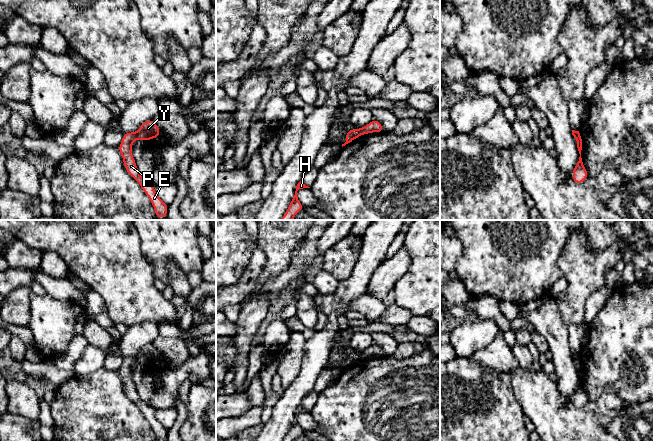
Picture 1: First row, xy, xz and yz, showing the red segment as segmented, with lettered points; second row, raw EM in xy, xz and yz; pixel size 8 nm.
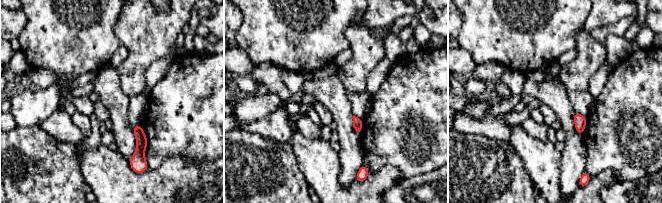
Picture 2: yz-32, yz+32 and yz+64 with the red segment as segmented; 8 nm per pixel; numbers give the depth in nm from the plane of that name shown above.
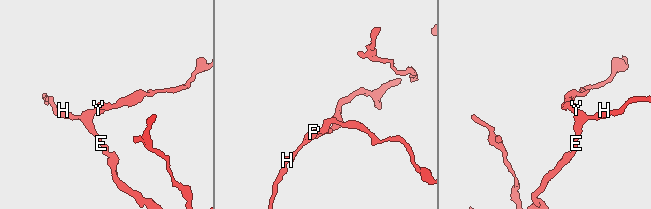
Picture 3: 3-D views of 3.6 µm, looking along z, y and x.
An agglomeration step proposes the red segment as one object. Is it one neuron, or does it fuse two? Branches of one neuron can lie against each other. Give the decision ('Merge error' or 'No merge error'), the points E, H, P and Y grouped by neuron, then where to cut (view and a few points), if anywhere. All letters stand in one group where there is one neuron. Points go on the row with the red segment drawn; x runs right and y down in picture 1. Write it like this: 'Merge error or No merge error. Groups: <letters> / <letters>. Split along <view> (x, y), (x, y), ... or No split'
Merge error. Groups: E H P / Y. Split along xy (136, 132), (138, 137)

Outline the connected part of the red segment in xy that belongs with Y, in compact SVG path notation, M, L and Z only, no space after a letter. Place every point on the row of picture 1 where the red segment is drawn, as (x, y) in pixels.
M153 119L147 120L143 122L137 130L137 136L143 141L156 139L160 136L160 128Z

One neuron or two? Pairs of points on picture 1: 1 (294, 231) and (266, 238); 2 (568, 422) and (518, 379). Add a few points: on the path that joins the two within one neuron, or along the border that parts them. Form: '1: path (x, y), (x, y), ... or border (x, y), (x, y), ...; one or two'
1: path (287, 231), (282, 231), (273, 238); one
2: path (556, 415), (530, 389); one

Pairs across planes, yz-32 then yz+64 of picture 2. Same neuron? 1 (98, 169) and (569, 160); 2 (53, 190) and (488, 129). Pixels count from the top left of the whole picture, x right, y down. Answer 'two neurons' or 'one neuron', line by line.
1: two neurons
2: two neurons

